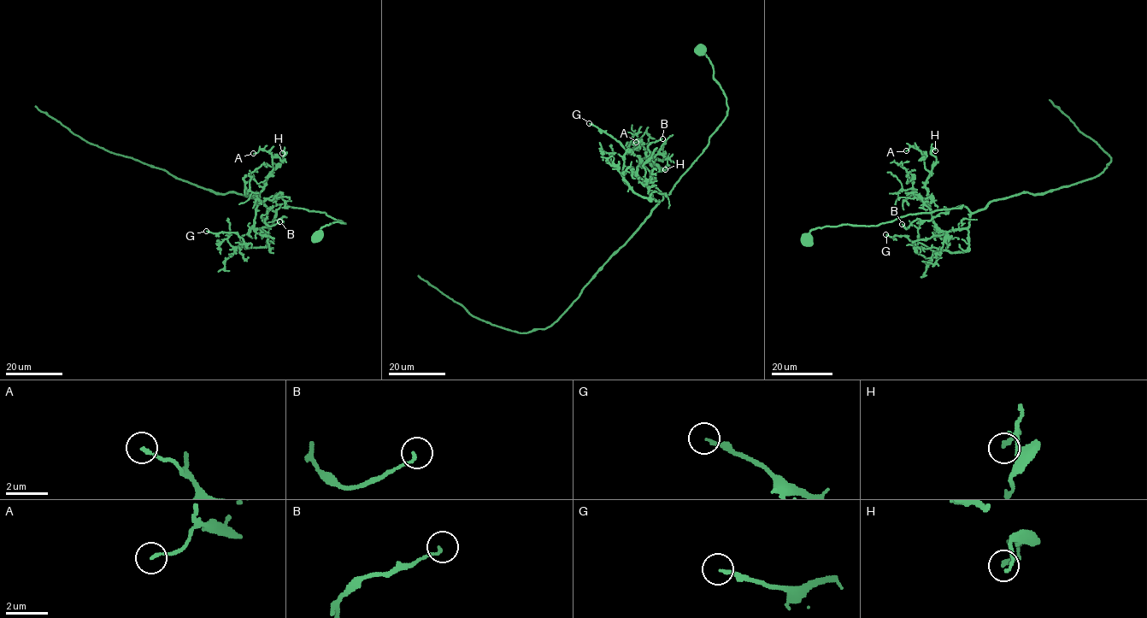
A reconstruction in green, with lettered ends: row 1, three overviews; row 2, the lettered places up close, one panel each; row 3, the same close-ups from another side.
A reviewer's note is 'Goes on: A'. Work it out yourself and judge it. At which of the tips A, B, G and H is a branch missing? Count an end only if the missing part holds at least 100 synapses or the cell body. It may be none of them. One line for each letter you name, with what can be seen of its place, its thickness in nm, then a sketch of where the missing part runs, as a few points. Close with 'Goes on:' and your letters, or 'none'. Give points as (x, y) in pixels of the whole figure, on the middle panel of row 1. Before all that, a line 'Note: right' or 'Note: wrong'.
Note: wrong
Goes on: none

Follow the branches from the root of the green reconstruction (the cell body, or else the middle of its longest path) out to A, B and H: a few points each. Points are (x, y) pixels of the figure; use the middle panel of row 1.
A: (702, 49), (726, 97), (727, 115), (659, 202), (637, 174), (640, 161), (651, 164), (655, 156), (636, 142)
B: (702, 49), (726, 97), (727, 115), (667, 195), (655, 186), (644, 165), (649, 155), (648, 146), (662, 138)
H: (702, 49), (726, 97), (727, 115), (658, 202), (637, 168), (647, 160), (665, 169)

